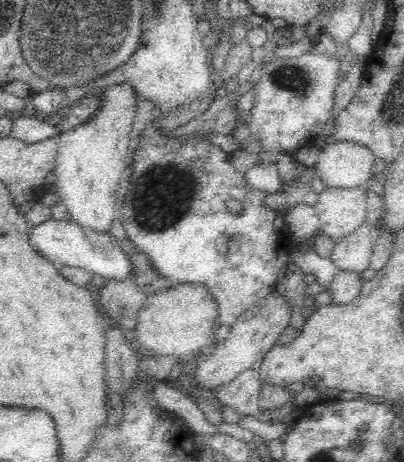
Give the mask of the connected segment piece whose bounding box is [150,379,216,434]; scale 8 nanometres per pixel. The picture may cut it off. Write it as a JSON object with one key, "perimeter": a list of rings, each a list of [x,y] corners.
{"perimeter":[[[150,379],[150,390],[154,394],[154,399],[158,401],[158,406],[162,406],[164,410],[179,418],[183,418],[191,432],[197,434],[216,433],[216,426],[202,415],[198,405],[186,393],[166,381],[157,381],[156,379]]]}

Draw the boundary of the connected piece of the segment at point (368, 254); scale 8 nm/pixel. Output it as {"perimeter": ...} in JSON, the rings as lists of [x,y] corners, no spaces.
{"perimeter":[[[366,224],[357,230],[354,230],[352,234],[348,234],[346,238],[342,238],[340,242],[337,242],[332,250],[329,260],[336,266],[338,272],[356,272],[360,273],[369,268],[369,262],[373,255],[375,229],[373,226]]]}

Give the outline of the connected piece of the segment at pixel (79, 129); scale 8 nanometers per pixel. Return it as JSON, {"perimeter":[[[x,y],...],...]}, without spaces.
{"perimeter":[[[128,83],[105,87],[101,96],[101,109],[88,122],[60,133],[53,168],[60,203],[66,206],[68,220],[98,234],[108,234],[113,223],[118,220],[116,192],[130,155],[128,142],[131,140],[130,132],[137,110],[135,91]]]}

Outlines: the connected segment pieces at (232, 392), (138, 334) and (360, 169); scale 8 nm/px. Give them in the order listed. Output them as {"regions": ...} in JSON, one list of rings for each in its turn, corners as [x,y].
{"regions":[[[[248,369],[228,384],[216,387],[213,391],[221,404],[233,408],[240,414],[255,416],[261,387],[256,369]]],[[[179,284],[147,297],[129,335],[133,347],[146,356],[160,355],[181,360],[193,357],[210,344],[217,319],[217,304],[208,289],[200,284]]],[[[336,141],[321,151],[316,176],[328,188],[356,188],[371,177],[376,158],[368,148],[354,142]]]]}

